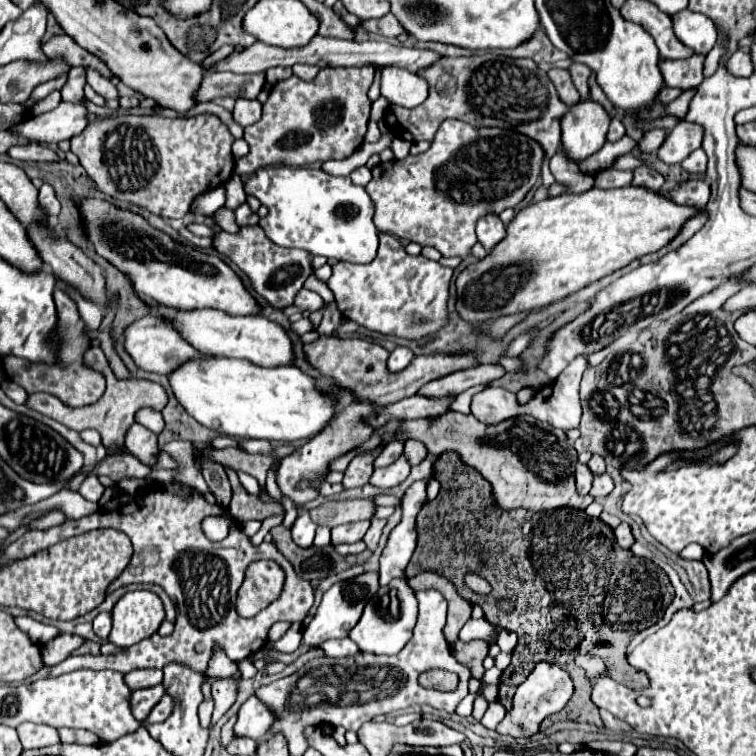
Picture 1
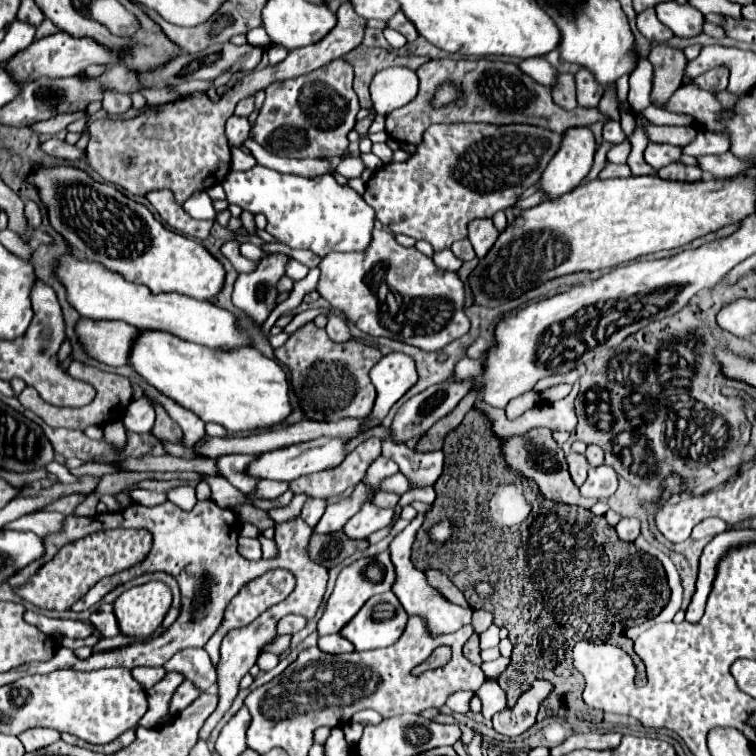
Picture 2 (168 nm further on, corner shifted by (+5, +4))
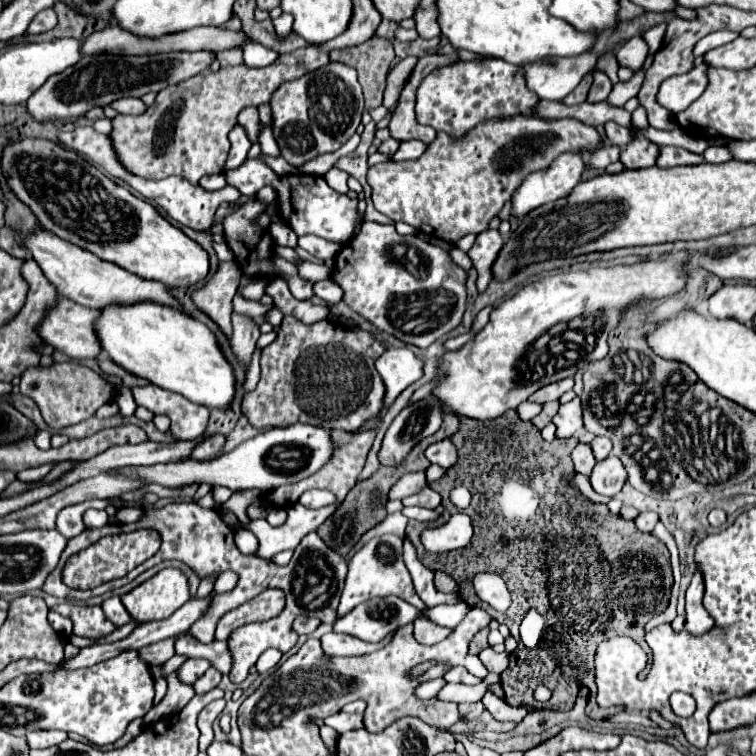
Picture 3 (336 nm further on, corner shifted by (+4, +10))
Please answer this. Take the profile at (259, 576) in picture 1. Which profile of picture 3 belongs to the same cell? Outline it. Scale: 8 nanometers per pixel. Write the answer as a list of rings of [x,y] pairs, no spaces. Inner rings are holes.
[[[268,588],[244,602],[242,606],[226,612],[216,628],[216,640],[226,640],[232,630],[250,622],[262,622],[278,616],[284,608],[284,592],[278,588]]]

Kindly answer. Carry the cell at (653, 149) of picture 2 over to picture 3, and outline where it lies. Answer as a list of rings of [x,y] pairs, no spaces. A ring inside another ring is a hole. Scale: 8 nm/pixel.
[[[638,136],[634,138],[624,150],[622,150],[622,164],[624,168],[630,168],[630,170],[638,170],[638,168],[648,168],[648,166],[654,166],[656,160],[660,156],[660,146],[656,146],[654,142]]]

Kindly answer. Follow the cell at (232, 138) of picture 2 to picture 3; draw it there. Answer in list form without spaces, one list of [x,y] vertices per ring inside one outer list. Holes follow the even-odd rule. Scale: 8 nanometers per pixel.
[[[236,124],[236,126],[232,128],[232,132],[228,134],[228,138],[230,138],[232,148],[230,148],[230,154],[228,154],[228,160],[226,160],[226,170],[238,168],[238,166],[246,160],[248,150],[250,150],[250,146],[252,146],[252,142],[250,142],[244,126],[240,126],[240,124]]]

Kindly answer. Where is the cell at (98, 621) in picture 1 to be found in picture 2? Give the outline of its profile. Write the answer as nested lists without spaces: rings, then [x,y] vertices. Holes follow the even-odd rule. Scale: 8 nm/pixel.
[[[101,604],[91,614],[91,624],[101,632],[103,638],[113,638],[119,634],[119,624],[113,614],[113,604]]]

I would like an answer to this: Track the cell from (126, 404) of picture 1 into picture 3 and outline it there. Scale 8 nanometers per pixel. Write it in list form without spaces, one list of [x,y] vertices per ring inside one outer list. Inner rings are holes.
[[[78,362],[54,364],[50,368],[42,368],[42,366],[30,368],[22,374],[22,382],[20,382],[20,392],[38,404],[44,422],[54,430],[90,418],[100,406],[116,398],[116,388],[118,386],[114,386],[112,382],[104,380],[100,374],[96,374],[94,370]]]

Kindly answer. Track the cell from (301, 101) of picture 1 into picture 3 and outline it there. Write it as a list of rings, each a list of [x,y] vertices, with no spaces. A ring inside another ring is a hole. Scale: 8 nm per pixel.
[[[328,62],[314,72],[280,84],[272,94],[270,108],[280,156],[296,168],[314,156],[338,150],[356,132],[364,112],[364,98],[354,68],[342,62]]]

